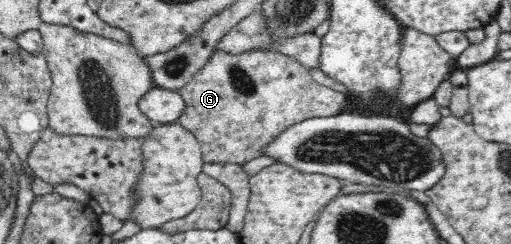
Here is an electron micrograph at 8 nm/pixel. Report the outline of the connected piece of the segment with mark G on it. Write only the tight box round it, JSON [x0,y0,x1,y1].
[176,51,347,163]

